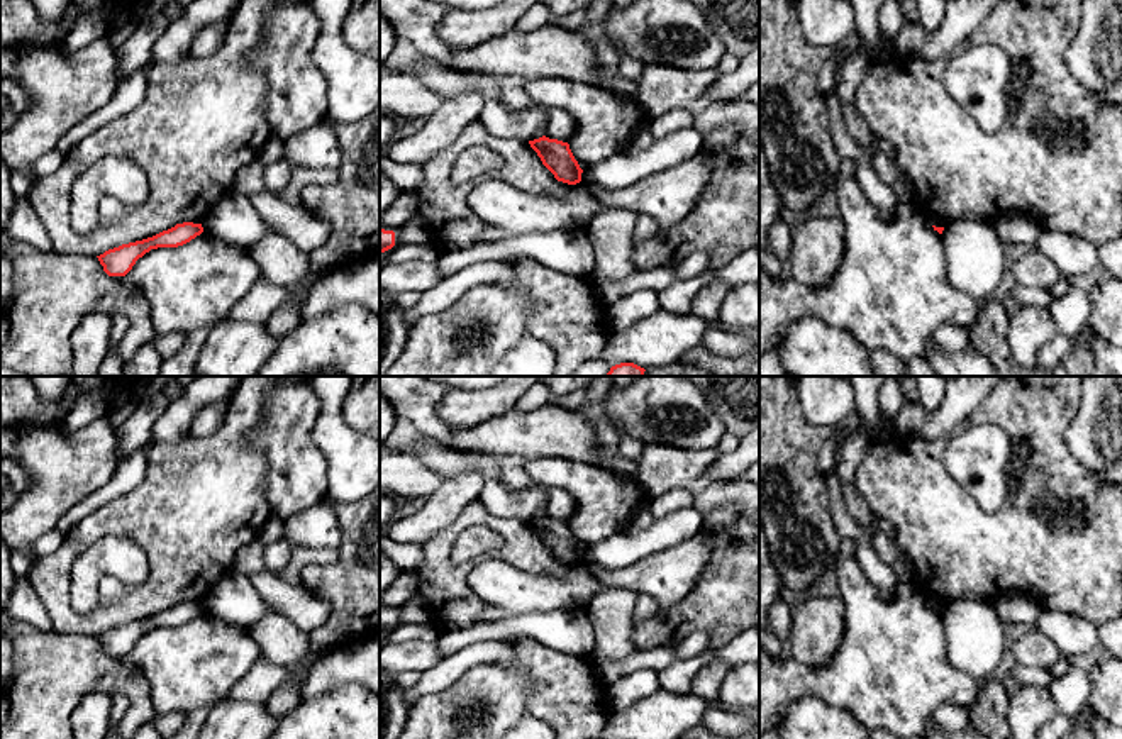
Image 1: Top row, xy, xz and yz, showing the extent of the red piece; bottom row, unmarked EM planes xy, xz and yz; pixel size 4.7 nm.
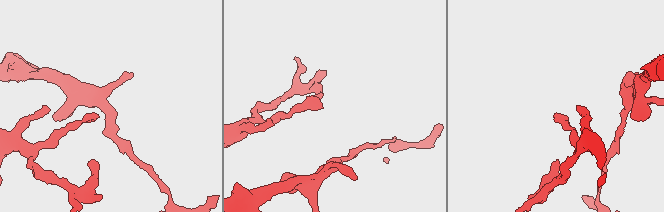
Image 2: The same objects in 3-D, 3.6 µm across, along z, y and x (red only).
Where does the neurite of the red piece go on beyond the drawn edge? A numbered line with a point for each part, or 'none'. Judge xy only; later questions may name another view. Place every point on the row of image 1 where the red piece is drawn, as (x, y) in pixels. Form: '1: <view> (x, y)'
none

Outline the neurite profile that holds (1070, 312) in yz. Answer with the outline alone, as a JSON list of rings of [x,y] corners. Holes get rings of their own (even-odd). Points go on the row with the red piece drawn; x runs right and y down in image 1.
[[[1071,286],[1063,297],[1053,300],[1049,312],[1059,334],[1078,337],[1088,327],[1091,314],[1090,293]]]

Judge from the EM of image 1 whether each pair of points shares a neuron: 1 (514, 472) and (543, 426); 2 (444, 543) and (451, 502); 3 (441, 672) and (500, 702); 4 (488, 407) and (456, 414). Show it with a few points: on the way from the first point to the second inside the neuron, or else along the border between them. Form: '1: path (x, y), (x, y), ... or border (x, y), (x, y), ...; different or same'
1: border (524, 458), (500, 455), (495, 460); different
2: border (477, 499), (422, 546); different
3: border (495, 665), (477, 663), (448, 687), (421, 695); different
4: path (480, 407), (465, 409); same

